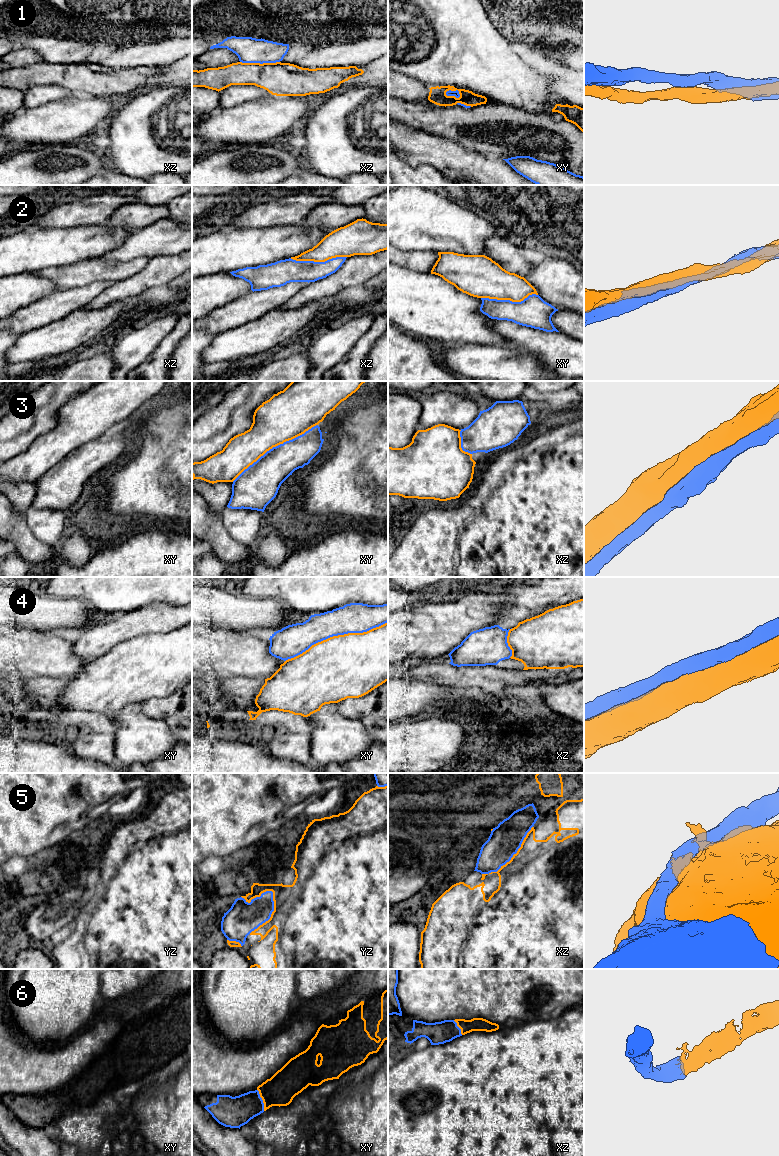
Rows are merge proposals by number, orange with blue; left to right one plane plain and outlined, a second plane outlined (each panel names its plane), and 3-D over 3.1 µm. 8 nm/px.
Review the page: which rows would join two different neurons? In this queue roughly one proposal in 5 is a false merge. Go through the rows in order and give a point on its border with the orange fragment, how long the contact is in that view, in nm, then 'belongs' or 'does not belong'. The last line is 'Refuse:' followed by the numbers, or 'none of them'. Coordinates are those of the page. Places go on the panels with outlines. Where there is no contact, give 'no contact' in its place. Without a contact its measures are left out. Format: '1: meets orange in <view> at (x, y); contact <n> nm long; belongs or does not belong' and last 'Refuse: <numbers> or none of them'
1: meets orange in xz at (259, 63); contact 320 nm long; does not belong
2: meets orange in xy at (509, 299); contact 460 nm long; belongs
3: meets orange in xy at (274, 446); contact 850 nm long; belongs
4: meets orange in xy at (336, 636); contact 900 nm long; does not belong
5: meets orange in yz at (271, 914); contact 400 nm long; does not belong
6: meets orange in xy at (262, 1099); contact 190 nm long; belongs
Refuse: 1, 4, 5

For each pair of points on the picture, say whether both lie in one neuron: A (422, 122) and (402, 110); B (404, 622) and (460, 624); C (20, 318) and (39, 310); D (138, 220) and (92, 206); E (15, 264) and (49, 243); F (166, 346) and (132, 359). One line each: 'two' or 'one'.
A: one
B: one
C: one
D: one
E: one
F: two

